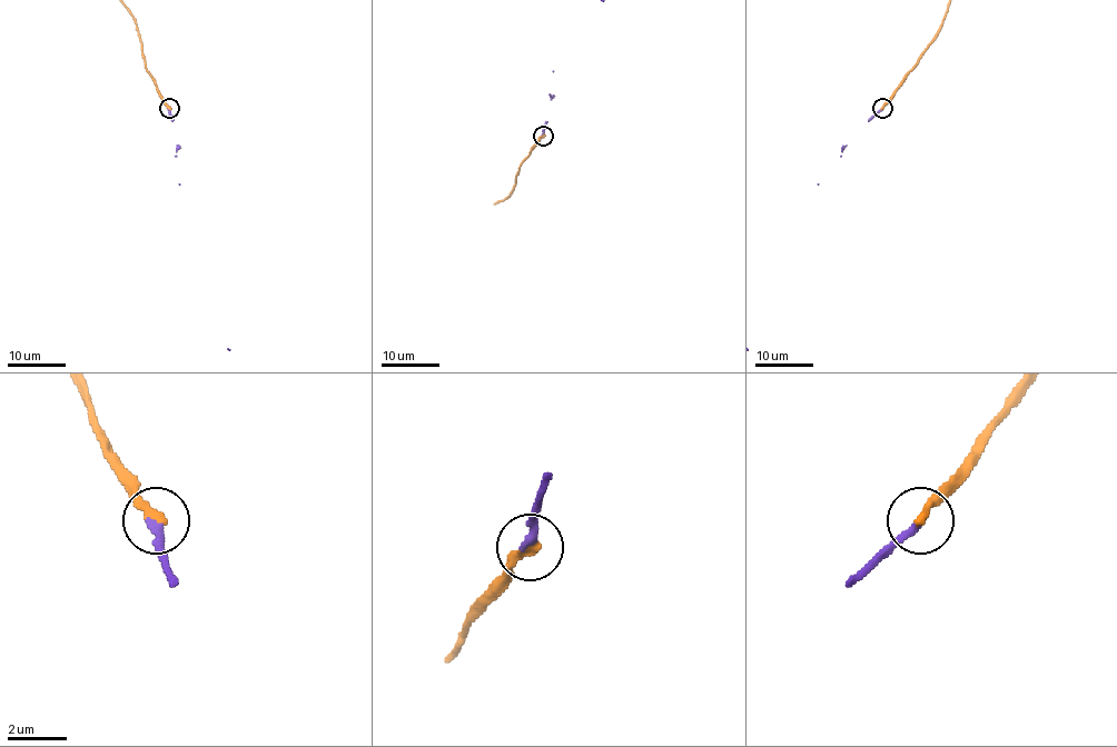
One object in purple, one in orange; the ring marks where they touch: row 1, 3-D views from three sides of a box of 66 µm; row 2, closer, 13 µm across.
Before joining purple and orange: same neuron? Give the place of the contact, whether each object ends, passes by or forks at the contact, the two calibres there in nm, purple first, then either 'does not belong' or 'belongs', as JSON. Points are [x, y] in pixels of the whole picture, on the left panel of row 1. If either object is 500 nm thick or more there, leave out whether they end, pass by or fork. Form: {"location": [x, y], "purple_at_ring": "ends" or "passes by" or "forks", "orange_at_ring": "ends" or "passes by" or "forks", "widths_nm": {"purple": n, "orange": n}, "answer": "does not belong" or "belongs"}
{"location": [169, 108], "purple_at_ring": "ends", "orange_at_ring": "ends", "widths_nm": {"purple": 260, "orange": 320}, "answer": "belongs"}

